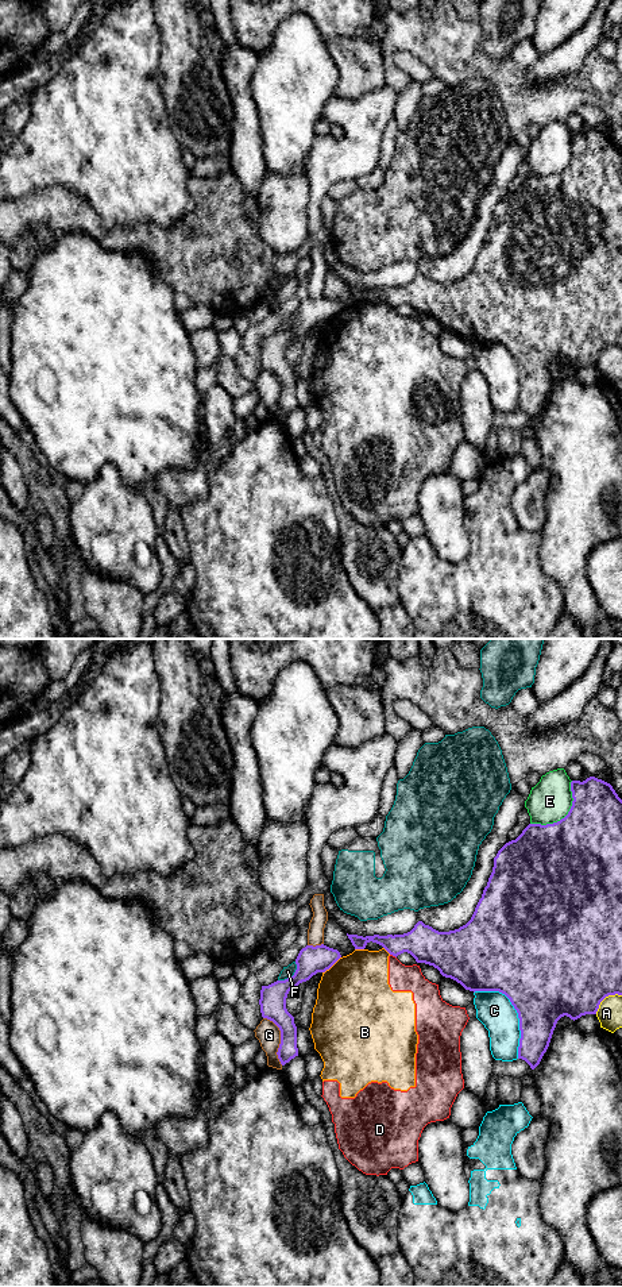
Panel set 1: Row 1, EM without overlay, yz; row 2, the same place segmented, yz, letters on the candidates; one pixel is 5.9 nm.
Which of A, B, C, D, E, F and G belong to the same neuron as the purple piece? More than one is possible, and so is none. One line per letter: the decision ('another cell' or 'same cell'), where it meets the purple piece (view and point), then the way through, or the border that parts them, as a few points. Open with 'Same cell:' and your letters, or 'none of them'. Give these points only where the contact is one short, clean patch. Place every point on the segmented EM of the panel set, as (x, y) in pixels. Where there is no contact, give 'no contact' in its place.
Same cell: none of them
A: another cell | yz (605, 997)
B: another cell | yz (331, 966)
C: another cell | yz (517, 1012)
D: another cell | yz (393, 955)
E: another cell | yz (566, 816)
F: another cell | yz (293, 975)
G: another cell | yz (281, 1039)

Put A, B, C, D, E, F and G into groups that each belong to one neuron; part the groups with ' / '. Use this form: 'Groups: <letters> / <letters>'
Groups: A / B D / C / E / F / G

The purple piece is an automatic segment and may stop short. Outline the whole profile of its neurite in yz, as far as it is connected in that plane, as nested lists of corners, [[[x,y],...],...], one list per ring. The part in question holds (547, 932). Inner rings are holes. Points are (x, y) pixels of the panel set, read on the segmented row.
[[[590,777],[586,781],[572,781],[572,806],[568,814],[553,824],[529,824],[522,833],[506,843],[494,858],[492,872],[487,886],[483,890],[471,920],[459,929],[449,932],[439,932],[422,921],[418,921],[414,928],[403,935],[387,936],[358,936],[348,935],[355,949],[364,949],[372,941],[382,945],[390,955],[398,956],[403,952],[410,953],[417,963],[433,966],[445,978],[451,978],[470,991],[499,991],[505,994],[519,1018],[519,1047],[518,1059],[525,1060],[534,1070],[544,1053],[546,1052],[557,1021],[567,1016],[571,1020],[577,1020],[586,1014],[596,1014],[600,1002],[609,995],[622,995],[622,799],[618,797],[613,786],[602,779]]]

